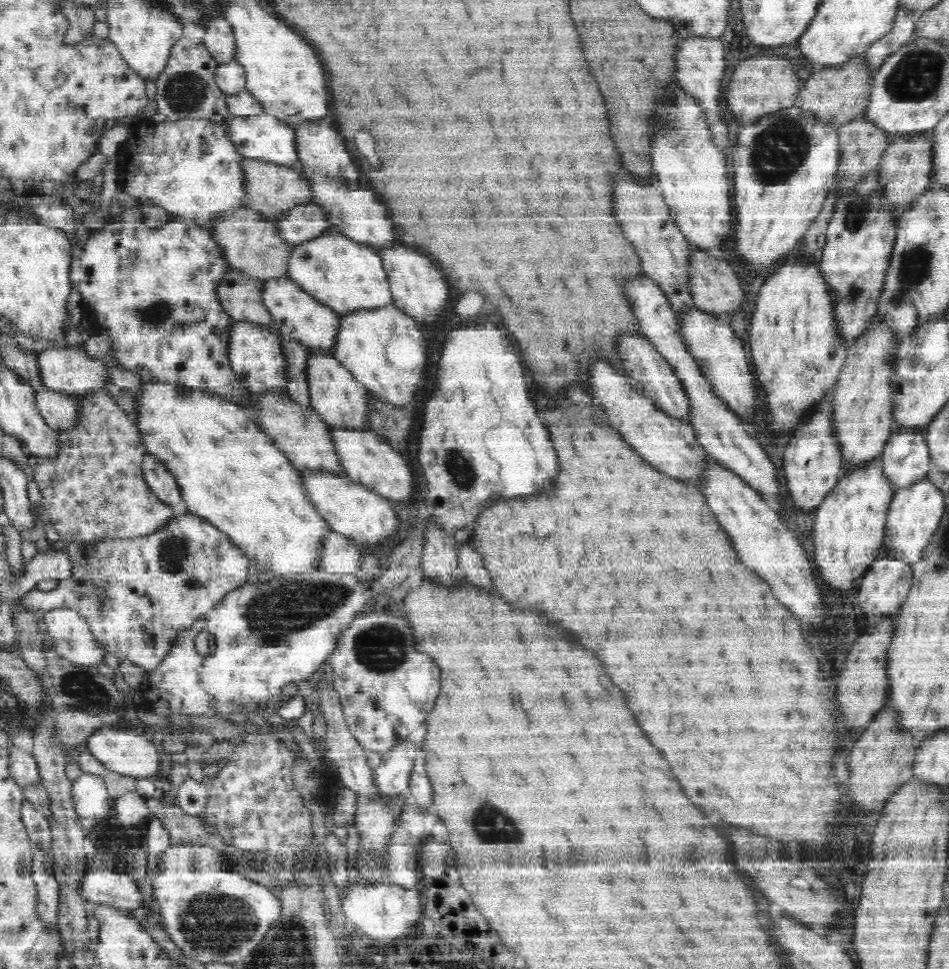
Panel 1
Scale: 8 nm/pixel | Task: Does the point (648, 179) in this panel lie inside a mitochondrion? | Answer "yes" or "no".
no

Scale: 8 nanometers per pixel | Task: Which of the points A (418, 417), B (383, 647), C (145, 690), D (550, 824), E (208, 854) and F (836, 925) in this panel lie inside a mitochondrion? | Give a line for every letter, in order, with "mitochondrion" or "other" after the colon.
A: other
B: mitochondrion
C: other
D: other
E: other
F: other

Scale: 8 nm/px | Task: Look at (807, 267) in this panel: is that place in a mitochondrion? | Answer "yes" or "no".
no

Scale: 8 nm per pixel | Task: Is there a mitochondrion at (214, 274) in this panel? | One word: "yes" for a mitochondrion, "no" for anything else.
no

